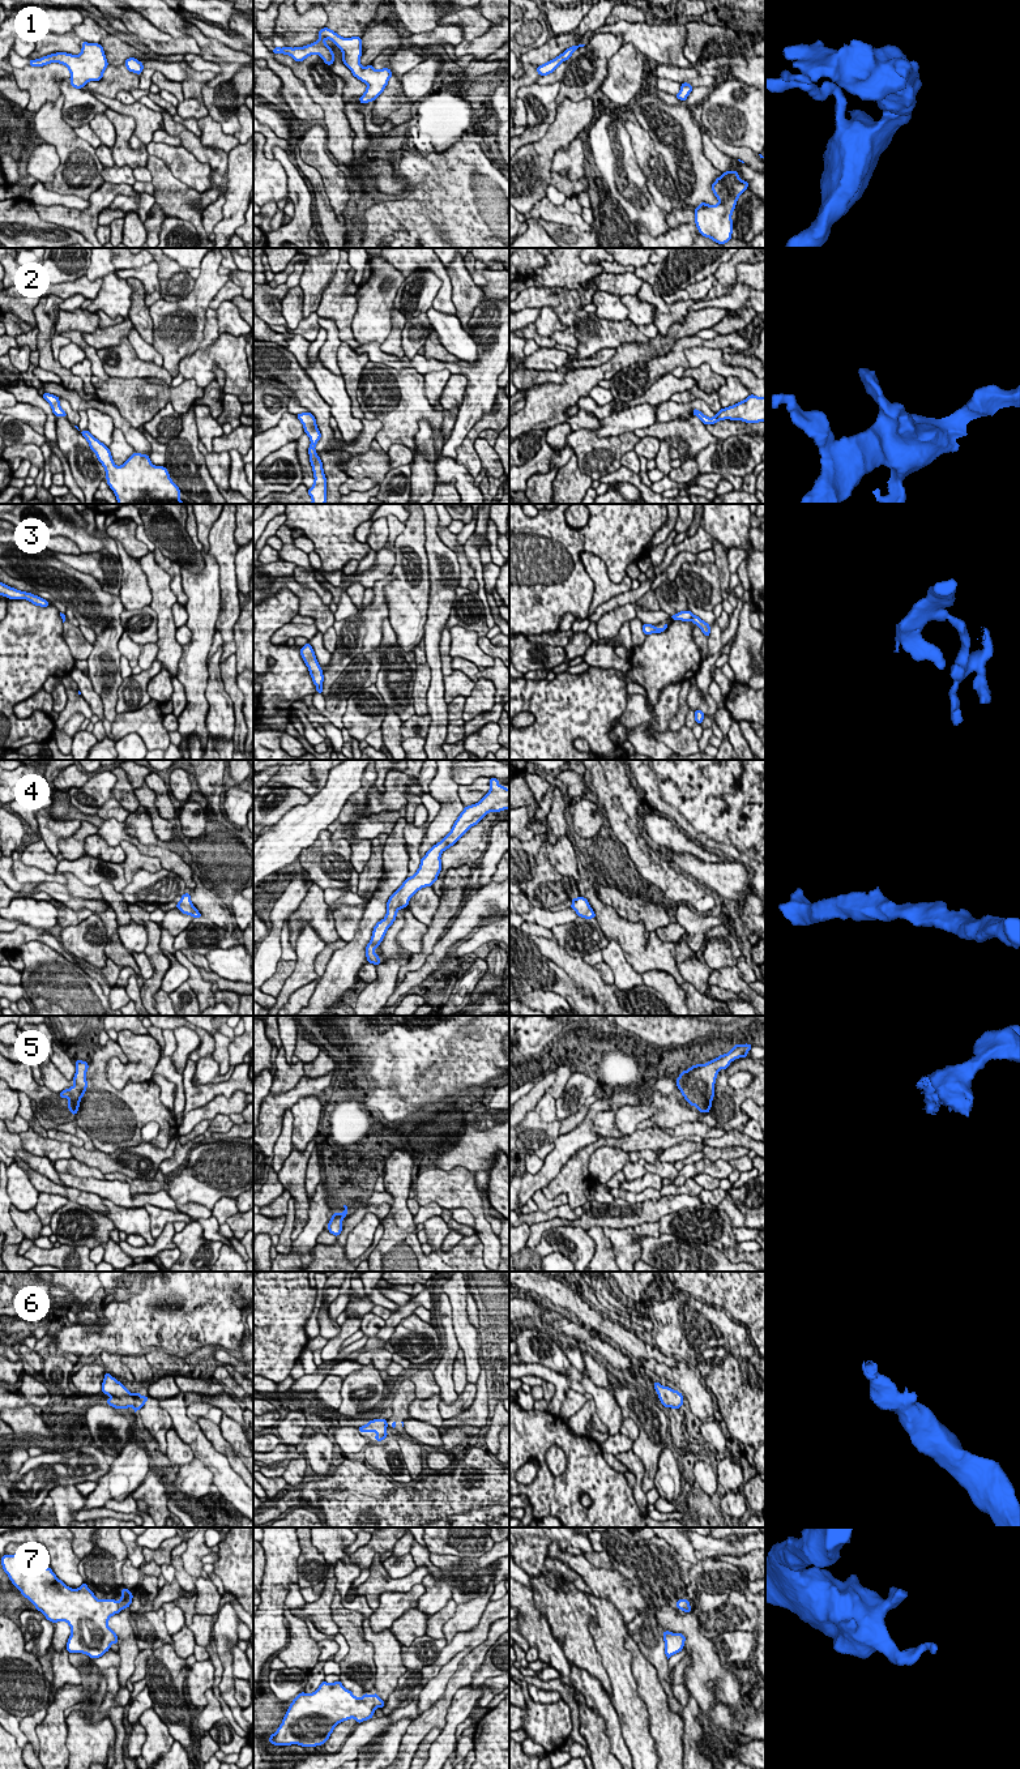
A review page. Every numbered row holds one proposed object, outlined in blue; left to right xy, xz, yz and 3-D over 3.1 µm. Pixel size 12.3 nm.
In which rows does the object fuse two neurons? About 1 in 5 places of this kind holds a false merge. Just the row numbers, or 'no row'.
3

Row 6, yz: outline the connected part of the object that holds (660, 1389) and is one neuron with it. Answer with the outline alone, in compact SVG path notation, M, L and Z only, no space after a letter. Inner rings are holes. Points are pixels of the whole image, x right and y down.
M653 1383L653 1386L658 1394L658 1400L665 1406L665 1409L675 1407L680 1410L683 1405L683 1394L678 1390L671 1389L670 1386L662 1386L661 1383Z

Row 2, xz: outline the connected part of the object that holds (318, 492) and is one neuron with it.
M311 413L296 414L296 418L302 422L304 433L307 433L311 440L308 454L315 477L313 486L308 488L308 495L312 499L311 504L325 504L327 478L324 475L323 462L315 450L317 441L321 439L321 433L316 426L316 419Z

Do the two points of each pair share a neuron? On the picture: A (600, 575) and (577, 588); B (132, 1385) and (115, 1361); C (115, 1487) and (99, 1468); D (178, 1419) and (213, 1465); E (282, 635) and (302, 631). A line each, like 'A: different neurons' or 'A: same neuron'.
A: different neurons
B: same neuron
C: different neurons
D: same neuron
E: same neuron

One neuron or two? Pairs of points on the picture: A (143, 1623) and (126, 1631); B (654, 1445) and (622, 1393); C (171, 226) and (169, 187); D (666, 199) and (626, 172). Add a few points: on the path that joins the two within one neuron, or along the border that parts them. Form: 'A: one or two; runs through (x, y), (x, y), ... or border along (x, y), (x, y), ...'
A: two; border along (129, 1612), (129, 1624), (140, 1650)
B: one; runs through (645, 1432), (644, 1418), (632, 1406)
C: two; border along (167, 216), (187, 219), (197, 234)
D: two; border along (635, 157), (645, 178), (649, 193), (664, 212)

